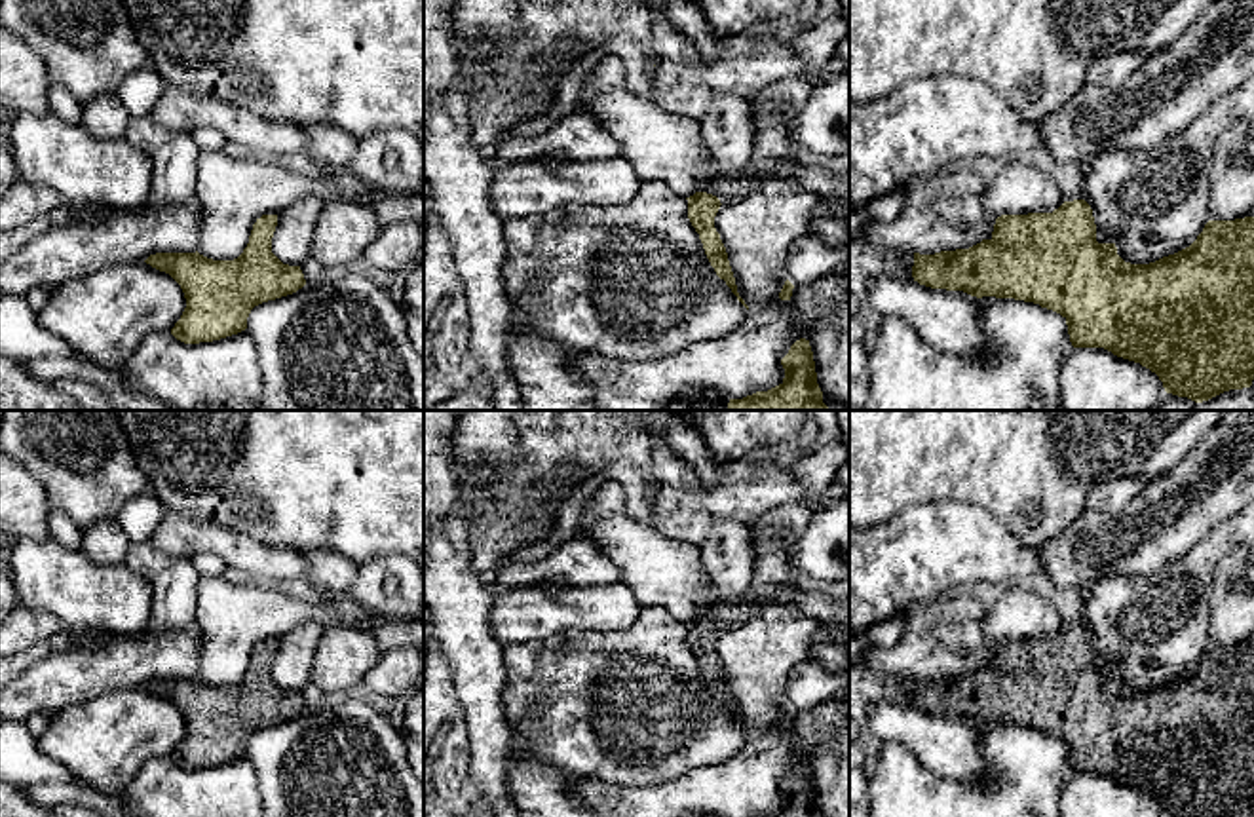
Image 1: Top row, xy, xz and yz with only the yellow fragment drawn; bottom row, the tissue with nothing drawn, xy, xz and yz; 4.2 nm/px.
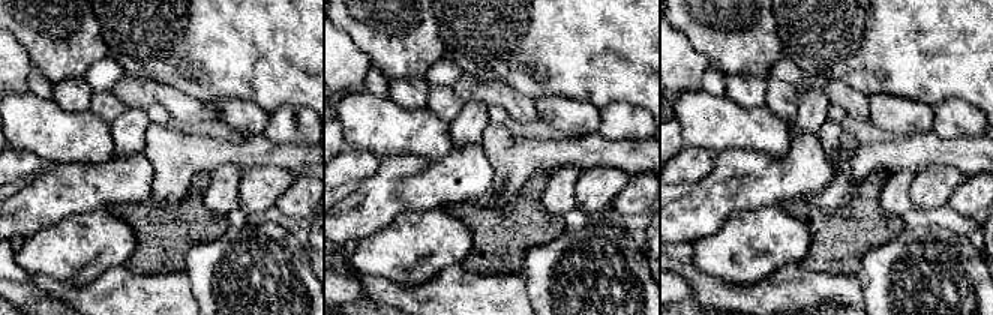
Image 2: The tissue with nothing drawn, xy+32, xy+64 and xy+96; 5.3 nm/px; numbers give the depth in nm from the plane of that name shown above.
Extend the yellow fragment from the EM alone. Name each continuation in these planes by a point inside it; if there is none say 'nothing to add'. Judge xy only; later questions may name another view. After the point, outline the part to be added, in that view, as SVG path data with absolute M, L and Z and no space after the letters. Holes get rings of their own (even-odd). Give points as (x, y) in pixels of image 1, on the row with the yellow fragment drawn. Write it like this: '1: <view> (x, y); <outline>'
nothing to add

